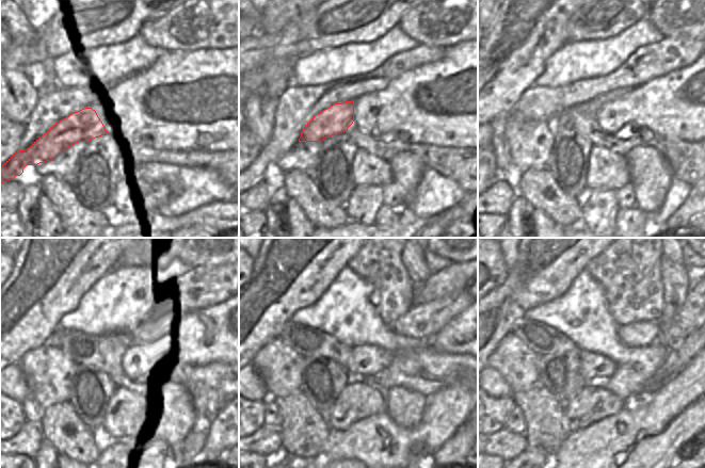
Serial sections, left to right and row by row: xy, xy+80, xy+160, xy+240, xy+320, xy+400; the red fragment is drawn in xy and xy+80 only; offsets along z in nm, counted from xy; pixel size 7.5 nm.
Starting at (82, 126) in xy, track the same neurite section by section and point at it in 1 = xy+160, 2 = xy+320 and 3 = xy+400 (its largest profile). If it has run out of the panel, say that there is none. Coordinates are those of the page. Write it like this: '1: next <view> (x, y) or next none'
1: next xy+160 (588, 109)
2: next xy+320 (420, 322)
3: next xy+400 (694, 312)

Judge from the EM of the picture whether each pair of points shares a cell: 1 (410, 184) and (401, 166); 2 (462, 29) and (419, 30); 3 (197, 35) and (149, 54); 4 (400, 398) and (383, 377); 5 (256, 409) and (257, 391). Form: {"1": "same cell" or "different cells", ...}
{"1": "same cell", "2": "same cell", "3": "different cells", "4": "different cells", "5": "different cells"}

